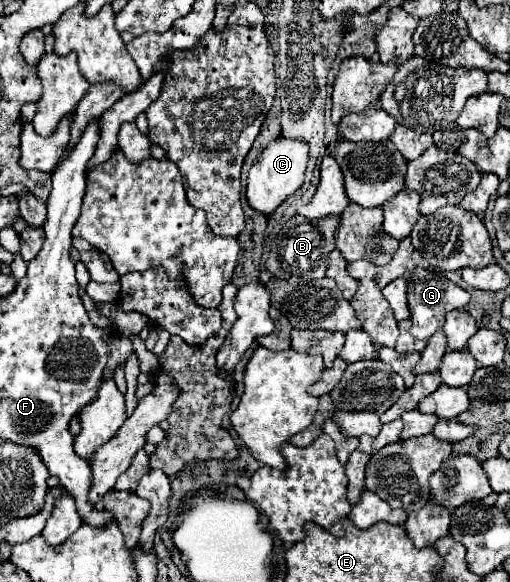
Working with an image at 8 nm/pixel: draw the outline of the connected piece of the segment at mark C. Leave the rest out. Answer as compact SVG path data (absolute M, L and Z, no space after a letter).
M280 137L274 143L270 143L248 173L248 185L246 185L248 205L256 213L262 213L266 217L272 215L282 205L284 199L288 199L304 185L306 163L308 163L308 145L304 145L302 141L288 141Z

